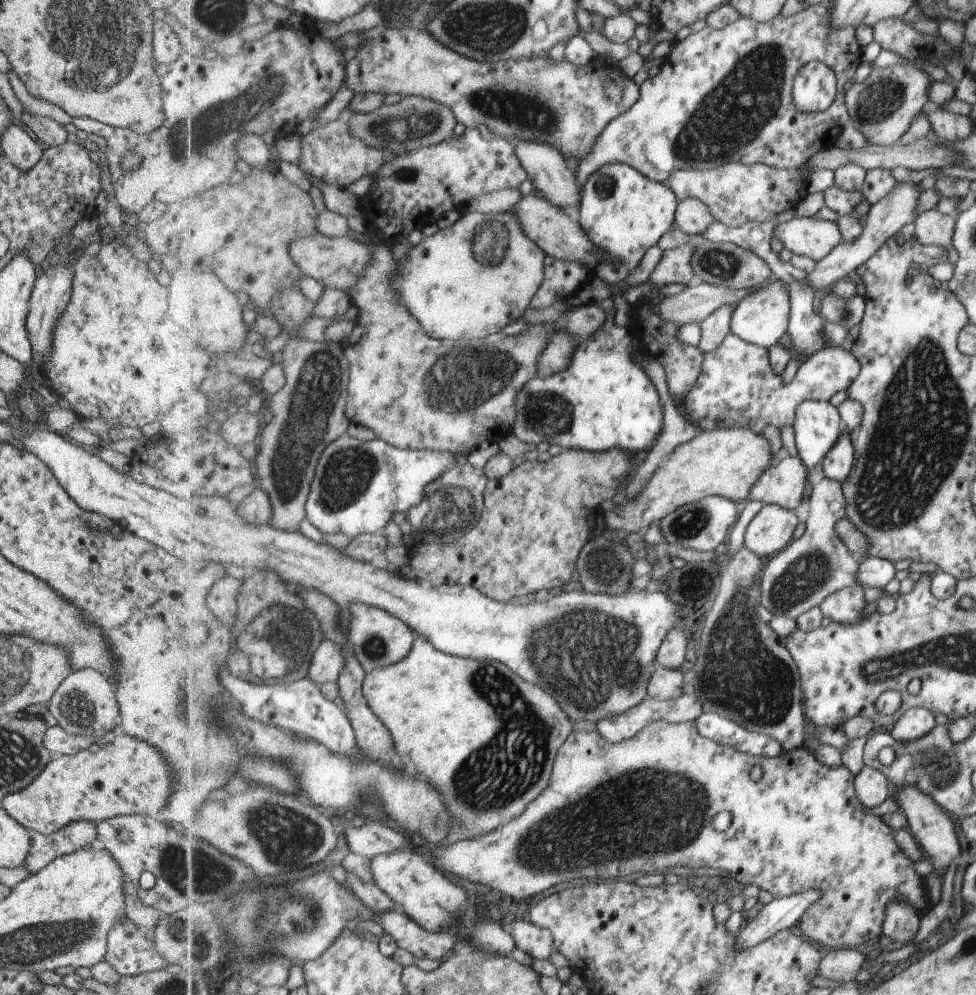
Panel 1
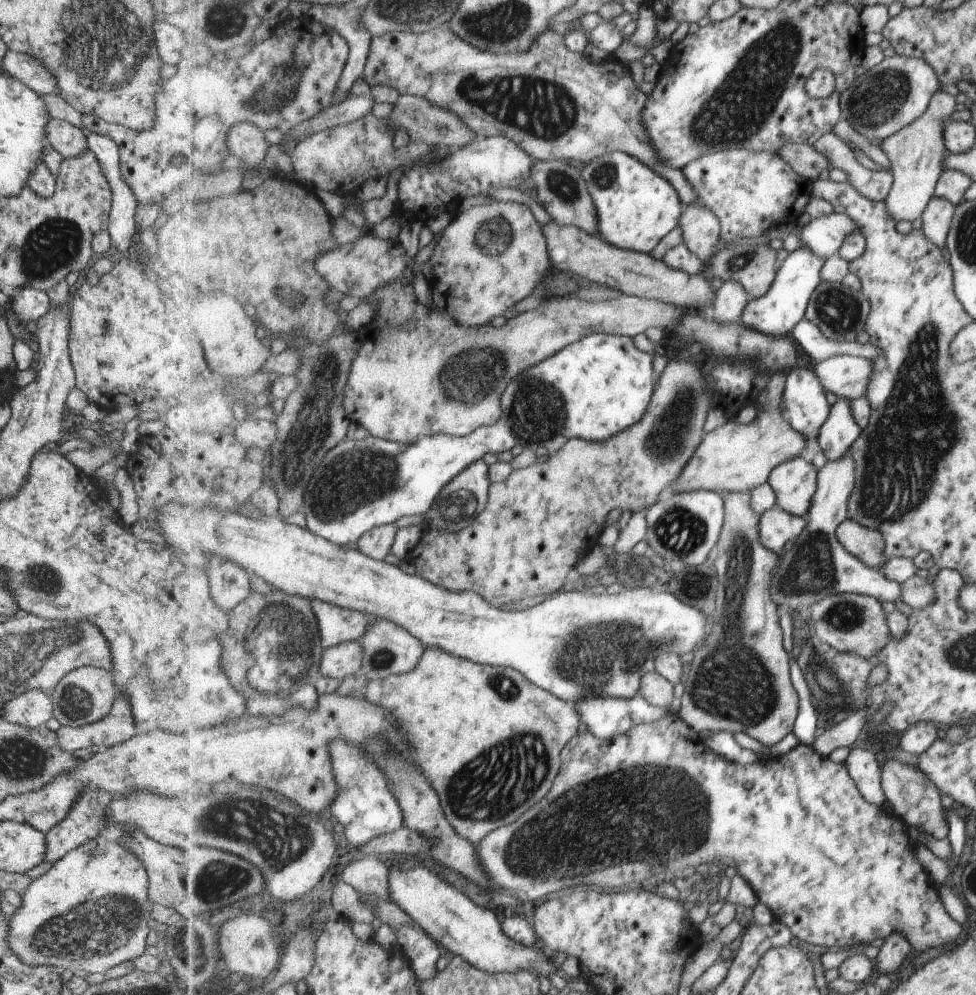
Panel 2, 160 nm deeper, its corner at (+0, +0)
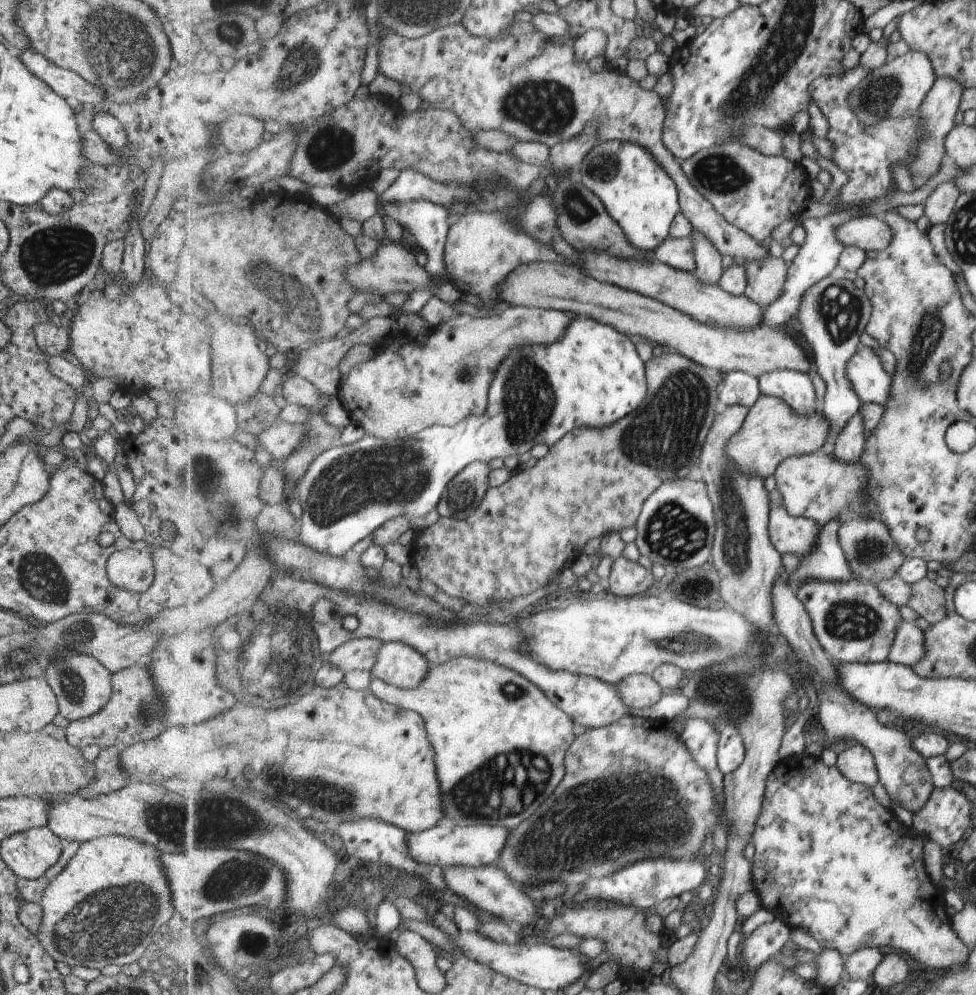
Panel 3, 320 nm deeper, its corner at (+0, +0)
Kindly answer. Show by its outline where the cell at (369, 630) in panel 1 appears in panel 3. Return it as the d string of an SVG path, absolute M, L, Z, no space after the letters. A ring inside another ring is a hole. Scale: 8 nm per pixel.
M387 641L379 651L376 665L372 668L372 678L380 678L396 687L405 690L415 690L428 677L431 664L425 655L407 643Z

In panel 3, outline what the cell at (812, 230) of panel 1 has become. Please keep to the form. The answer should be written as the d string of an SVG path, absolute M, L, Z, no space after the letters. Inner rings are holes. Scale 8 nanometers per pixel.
M859 215L849 219L837 236L846 247L857 247L866 253L883 250L892 238L892 231L880 216Z

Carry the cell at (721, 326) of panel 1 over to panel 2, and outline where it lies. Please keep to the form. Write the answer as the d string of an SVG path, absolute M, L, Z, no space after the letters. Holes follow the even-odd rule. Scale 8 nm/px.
M731 279L723 282L720 286L710 314L720 323L741 321L744 310L750 301L751 296L742 285L742 282Z

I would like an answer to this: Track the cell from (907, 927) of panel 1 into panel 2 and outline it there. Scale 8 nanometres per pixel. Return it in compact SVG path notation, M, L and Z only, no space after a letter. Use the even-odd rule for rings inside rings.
M891 933L878 948L877 956L872 961L875 968L874 975L887 974L891 978L896 976L910 949L907 939L900 934Z

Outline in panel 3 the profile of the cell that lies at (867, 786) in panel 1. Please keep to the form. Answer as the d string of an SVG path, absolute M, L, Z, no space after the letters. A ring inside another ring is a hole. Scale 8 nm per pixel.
M862 744L849 745L837 756L838 769L854 783L867 785L869 788L878 781L876 766L871 753Z

